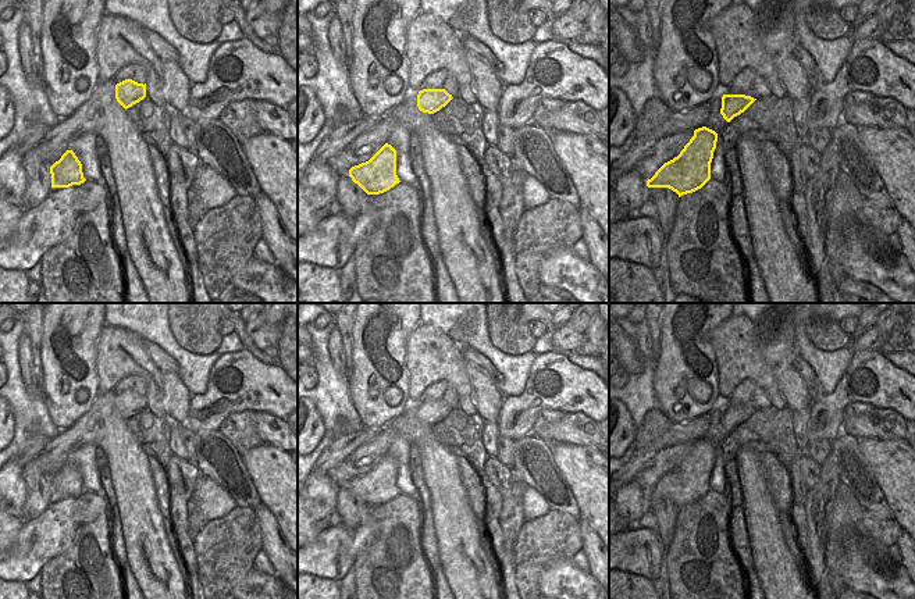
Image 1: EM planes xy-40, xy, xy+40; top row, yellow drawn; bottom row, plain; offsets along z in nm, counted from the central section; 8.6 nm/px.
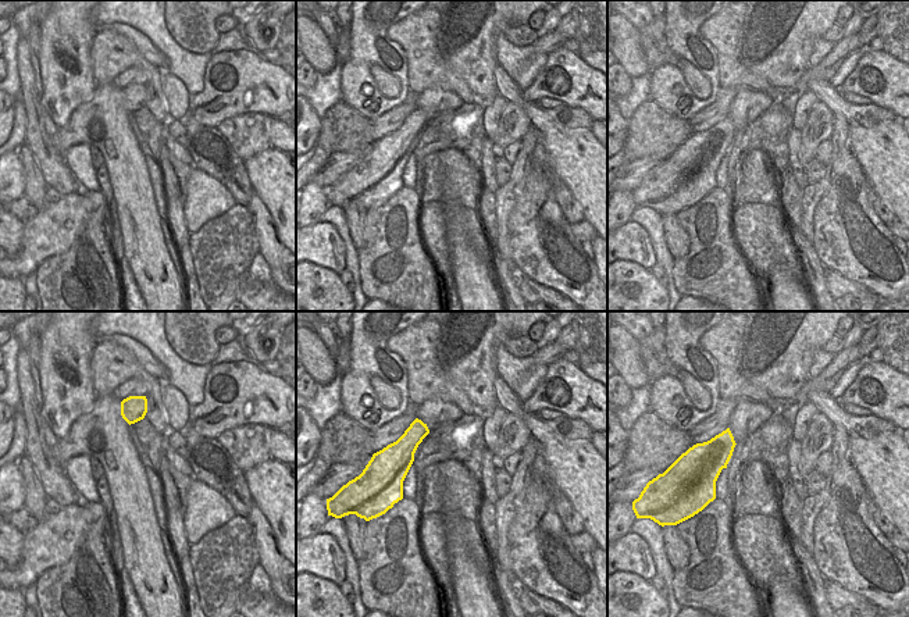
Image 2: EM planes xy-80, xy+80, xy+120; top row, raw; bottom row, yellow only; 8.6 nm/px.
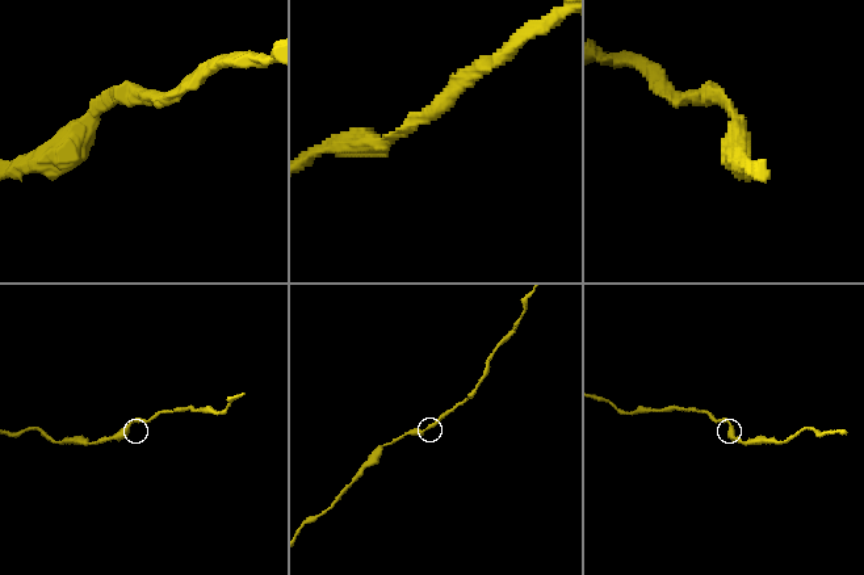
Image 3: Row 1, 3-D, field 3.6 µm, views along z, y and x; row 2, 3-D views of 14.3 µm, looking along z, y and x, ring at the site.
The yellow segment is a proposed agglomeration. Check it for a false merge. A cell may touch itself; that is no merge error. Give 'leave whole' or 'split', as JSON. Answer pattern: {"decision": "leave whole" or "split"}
{"decision": "leave whole"}

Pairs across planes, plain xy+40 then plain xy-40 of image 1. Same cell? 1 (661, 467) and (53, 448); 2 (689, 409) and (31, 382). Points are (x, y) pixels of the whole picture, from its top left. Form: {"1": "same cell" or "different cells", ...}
{"1": "same cell", "2": "different cells"}

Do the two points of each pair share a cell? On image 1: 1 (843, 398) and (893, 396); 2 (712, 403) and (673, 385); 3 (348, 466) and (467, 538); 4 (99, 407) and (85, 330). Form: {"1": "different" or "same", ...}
{"1": "same", "2": "same", "3": "same", "4": "different"}

